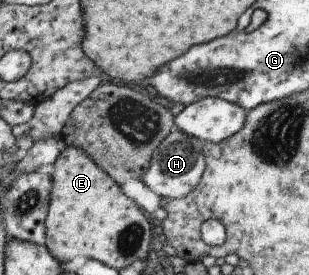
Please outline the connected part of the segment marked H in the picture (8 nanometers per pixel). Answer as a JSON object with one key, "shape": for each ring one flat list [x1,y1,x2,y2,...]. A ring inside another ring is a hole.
{"shape":[[174,129,170,135,166,136,166,139,162,140,162,145,152,155,150,167,146,170,143,179,146,187,149,187,160,197,169,199,186,197,194,187,198,187,198,183,204,177,207,166,204,144,205,141,197,137,190,137,190,135]]}

